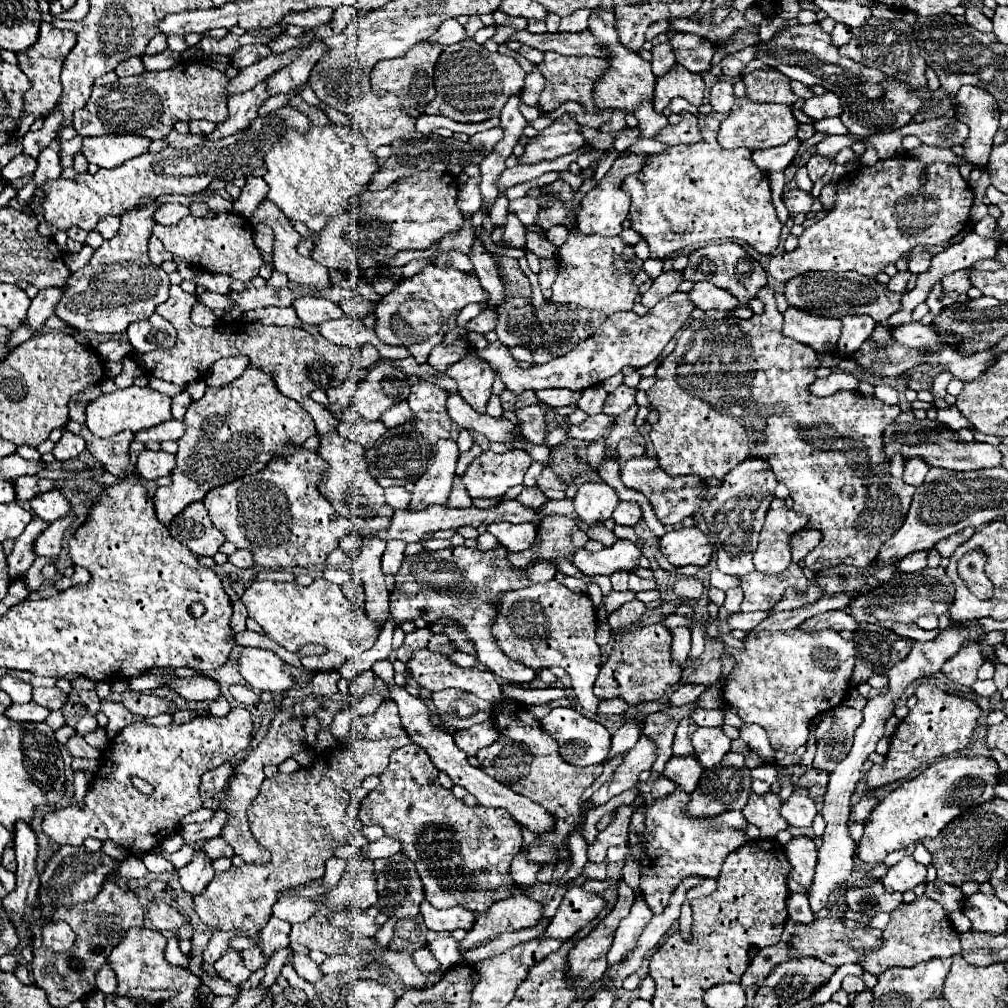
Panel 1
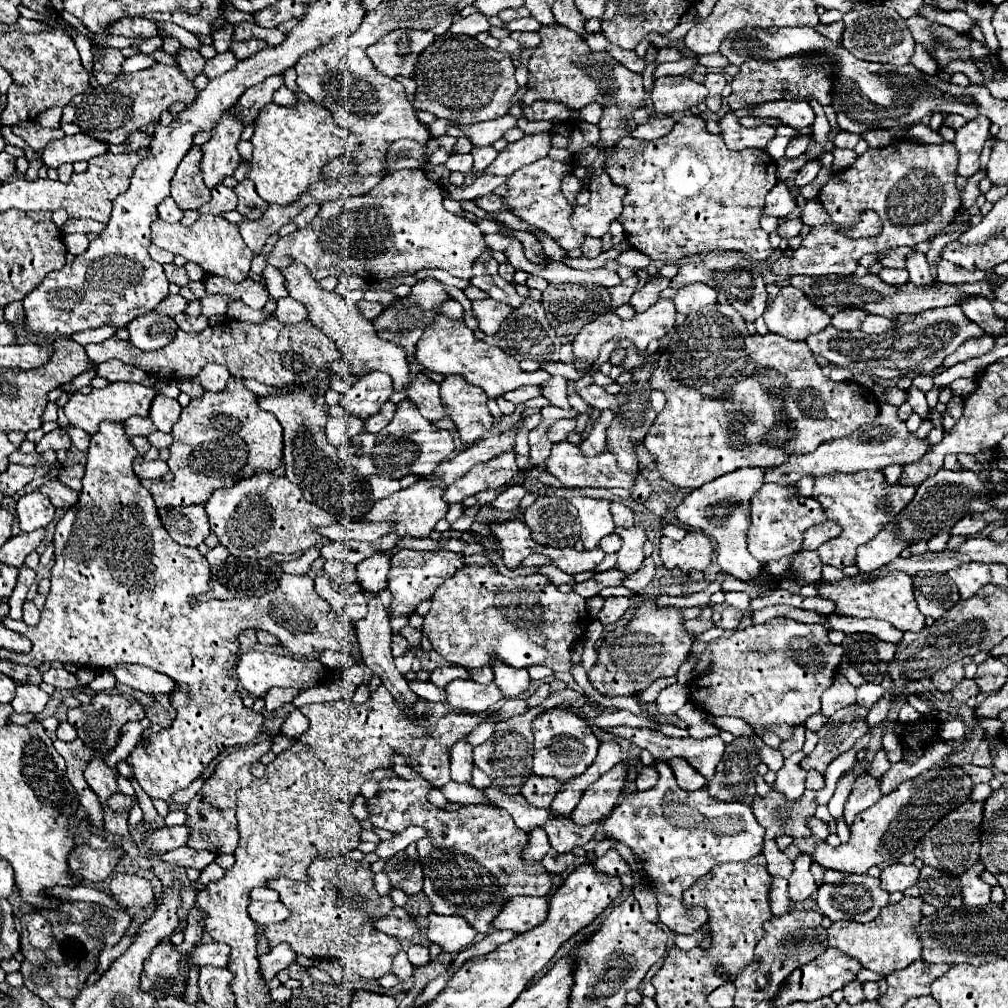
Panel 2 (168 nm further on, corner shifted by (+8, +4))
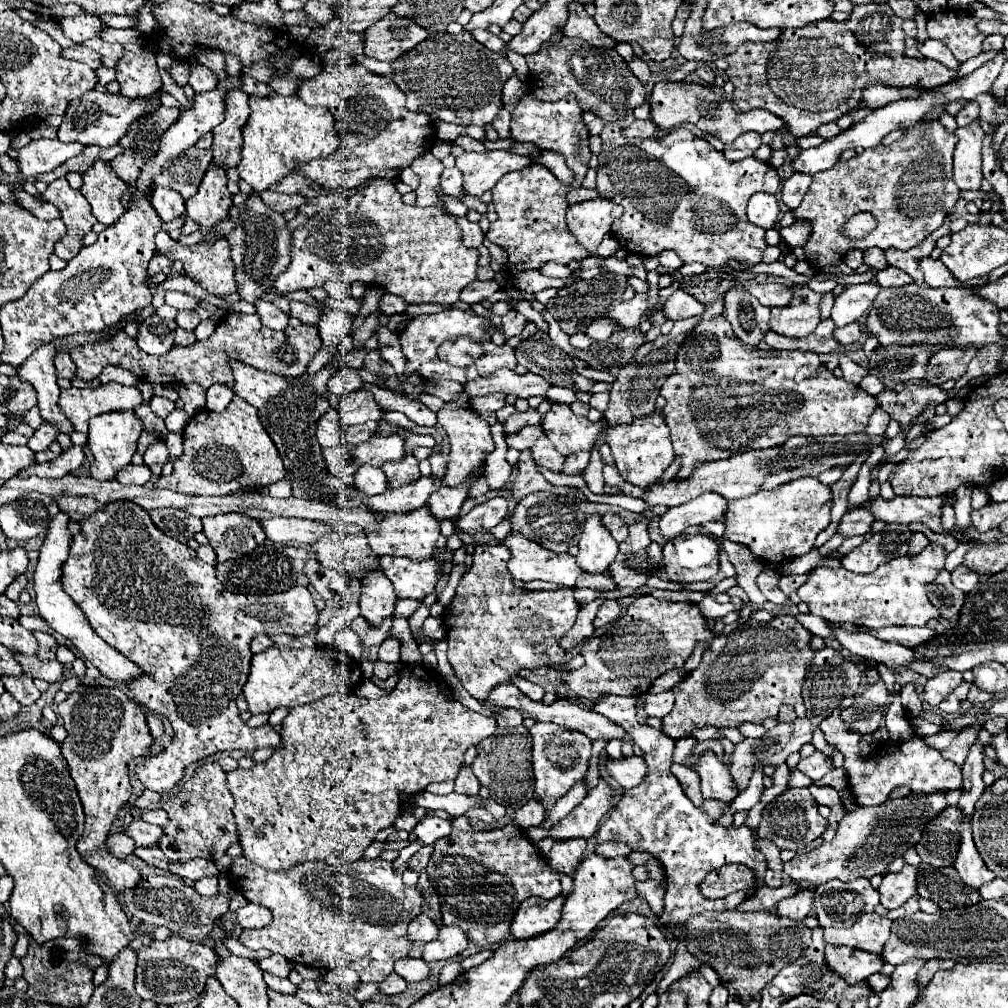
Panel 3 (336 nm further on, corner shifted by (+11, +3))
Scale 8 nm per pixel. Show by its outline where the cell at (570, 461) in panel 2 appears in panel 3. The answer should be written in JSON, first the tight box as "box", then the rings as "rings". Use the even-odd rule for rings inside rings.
{"box":[531,436,565,474],"rings":[[[547,436],[539,438],[539,440],[535,442],[535,446],[531,448],[531,452],[533,452],[533,460],[537,462],[537,466],[547,468],[547,470],[557,472],[557,474],[561,474],[561,472],[563,472],[565,456],[563,456],[563,454],[559,454],[559,452],[555,450],[555,446],[549,442],[549,438],[547,438]]]}

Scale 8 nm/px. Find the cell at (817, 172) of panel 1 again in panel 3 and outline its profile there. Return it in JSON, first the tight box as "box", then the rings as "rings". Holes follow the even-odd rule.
{"box":[781,172,811,210],"rings":[[[795,172],[795,174],[783,184],[783,188],[781,188],[781,200],[783,200],[783,204],[785,204],[787,208],[795,210],[795,208],[801,204],[803,196],[805,196],[805,192],[807,192],[807,188],[809,188],[809,184],[811,184],[811,176],[809,176],[809,174],[799,174],[799,172]]]}

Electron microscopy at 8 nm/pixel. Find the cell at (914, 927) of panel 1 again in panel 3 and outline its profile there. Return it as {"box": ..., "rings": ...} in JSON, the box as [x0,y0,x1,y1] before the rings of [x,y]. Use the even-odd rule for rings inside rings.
{"box":[823,912,893,956],"rings":[[[873,912],[873,914],[861,916],[851,928],[845,928],[845,930],[825,928],[823,938],[827,944],[849,946],[849,948],[857,948],[857,950],[881,956],[883,946],[889,940],[891,924],[893,922],[887,916],[879,916]]]}

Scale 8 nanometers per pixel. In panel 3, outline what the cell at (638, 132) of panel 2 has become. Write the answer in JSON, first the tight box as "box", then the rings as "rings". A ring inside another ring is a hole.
{"box":[623,120,657,138],"rings":[[[635,120],[629,128],[623,130],[625,138],[651,138],[657,130],[657,124],[653,120]]]}

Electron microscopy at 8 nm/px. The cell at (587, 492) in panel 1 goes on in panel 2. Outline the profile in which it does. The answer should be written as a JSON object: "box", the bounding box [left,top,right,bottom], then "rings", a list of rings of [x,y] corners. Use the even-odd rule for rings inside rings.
{"box":[570,497,616,551],"rings":[[[574,497],[570,501],[580,513],[580,521],[582,521],[580,539],[584,543],[584,549],[586,551],[596,549],[600,539],[604,535],[612,535],[616,529],[610,515],[610,503],[604,499],[590,499],[590,497]]]}

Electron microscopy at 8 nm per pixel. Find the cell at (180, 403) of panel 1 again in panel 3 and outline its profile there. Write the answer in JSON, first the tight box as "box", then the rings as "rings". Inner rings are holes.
{"box":[149,396,175,420],"rings":[[[153,396],[151,402],[149,402],[149,406],[151,406],[153,414],[159,416],[161,420],[165,420],[165,418],[175,410],[175,404],[173,404],[171,400],[167,400],[167,398],[159,398],[159,396]]]}

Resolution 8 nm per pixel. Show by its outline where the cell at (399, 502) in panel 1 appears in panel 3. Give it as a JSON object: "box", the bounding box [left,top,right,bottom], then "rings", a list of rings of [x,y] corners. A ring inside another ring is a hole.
{"box":[355,466,389,496],"rings":[[[363,466],[355,472],[355,488],[361,490],[367,496],[375,496],[381,492],[389,490],[389,482],[385,478],[385,474],[379,468],[371,468],[371,466]]]}

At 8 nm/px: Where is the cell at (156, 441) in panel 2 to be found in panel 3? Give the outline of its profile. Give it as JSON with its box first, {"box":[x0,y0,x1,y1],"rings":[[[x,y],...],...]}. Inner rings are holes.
{"box":[143,440,169,466],"rings":[[[159,440],[155,444],[151,444],[145,454],[143,454],[143,460],[145,460],[145,466],[151,466],[151,464],[165,464],[169,458],[169,450],[167,450],[167,444],[165,440]]]}

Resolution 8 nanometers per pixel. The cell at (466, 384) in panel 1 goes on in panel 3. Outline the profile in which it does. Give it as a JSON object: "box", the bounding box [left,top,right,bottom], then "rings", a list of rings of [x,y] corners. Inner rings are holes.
{"box":[437,392,495,486],"rings":[[[459,392],[453,400],[445,402],[445,406],[437,412],[439,426],[447,432],[449,444],[451,444],[451,448],[449,448],[451,450],[449,452],[449,466],[447,466],[447,474],[445,474],[445,480],[443,480],[445,486],[461,484],[467,476],[471,476],[471,472],[475,468],[481,468],[485,464],[487,454],[495,448],[489,424],[471,408],[469,400],[471,398],[469,398],[467,392]]]}

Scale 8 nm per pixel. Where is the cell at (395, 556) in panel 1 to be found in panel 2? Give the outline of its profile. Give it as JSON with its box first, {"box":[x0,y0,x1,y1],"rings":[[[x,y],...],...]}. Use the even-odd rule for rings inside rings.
{"box":[358,553,390,593],"rings":[[[374,553],[372,557],[364,559],[362,563],[358,563],[358,583],[364,591],[370,593],[380,593],[384,591],[386,585],[386,577],[388,577],[388,569],[390,569],[390,557],[384,553]]]}

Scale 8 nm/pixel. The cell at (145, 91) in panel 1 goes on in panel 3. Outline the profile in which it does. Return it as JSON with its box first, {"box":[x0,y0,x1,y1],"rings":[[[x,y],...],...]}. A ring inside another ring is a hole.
{"box":[59,90,161,148],"rings":[[[89,90],[81,98],[71,100],[71,104],[63,116],[63,124],[59,126],[59,140],[61,142],[81,142],[85,146],[95,144],[101,148],[109,148],[127,134],[127,130],[133,122],[137,122],[141,116],[145,116],[149,112],[155,112],[159,106],[161,106],[161,92],[133,100],[133,98],[123,96],[121,92],[111,94],[111,92]]]}

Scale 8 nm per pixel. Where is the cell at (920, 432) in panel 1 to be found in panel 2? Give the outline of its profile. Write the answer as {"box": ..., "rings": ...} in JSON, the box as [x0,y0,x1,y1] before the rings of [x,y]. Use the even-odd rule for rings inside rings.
{"box":[764,403,930,485],"rings":[[[888,403],[880,405],[880,413],[872,423],[866,423],[858,431],[854,431],[848,437],[832,439],[822,443],[816,451],[810,455],[790,455],[786,463],[780,463],[778,467],[768,467],[764,471],[764,483],[780,483],[780,485],[792,485],[800,481],[804,475],[830,475],[830,473],[858,473],[866,469],[884,469],[886,465],[898,463],[906,465],[912,461],[922,459],[922,455],[928,451],[930,443],[926,439],[918,439],[916,435],[908,433],[906,423],[898,419],[898,407],[892,407]]]}

